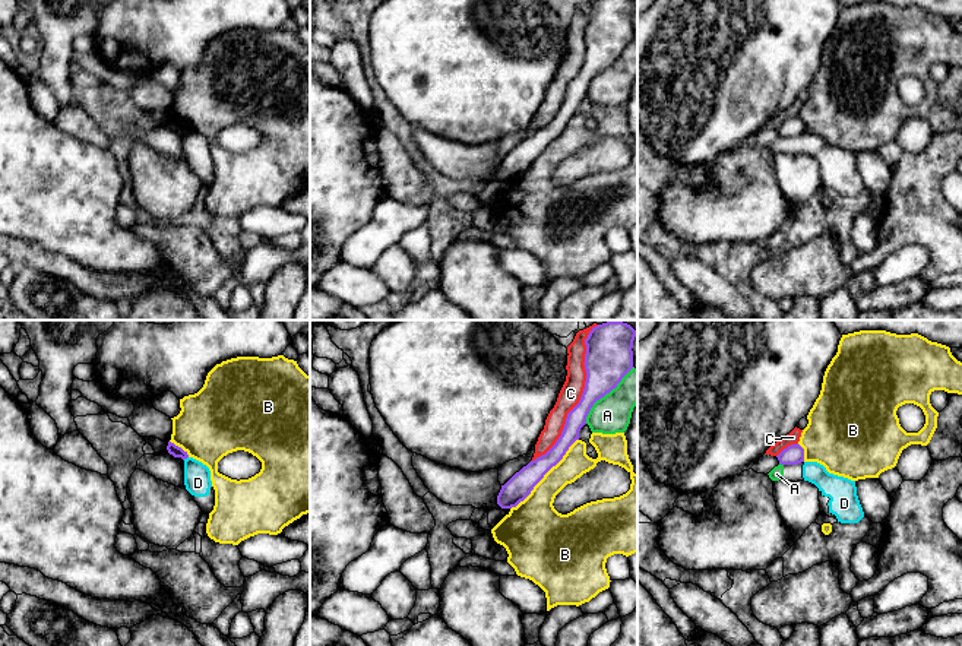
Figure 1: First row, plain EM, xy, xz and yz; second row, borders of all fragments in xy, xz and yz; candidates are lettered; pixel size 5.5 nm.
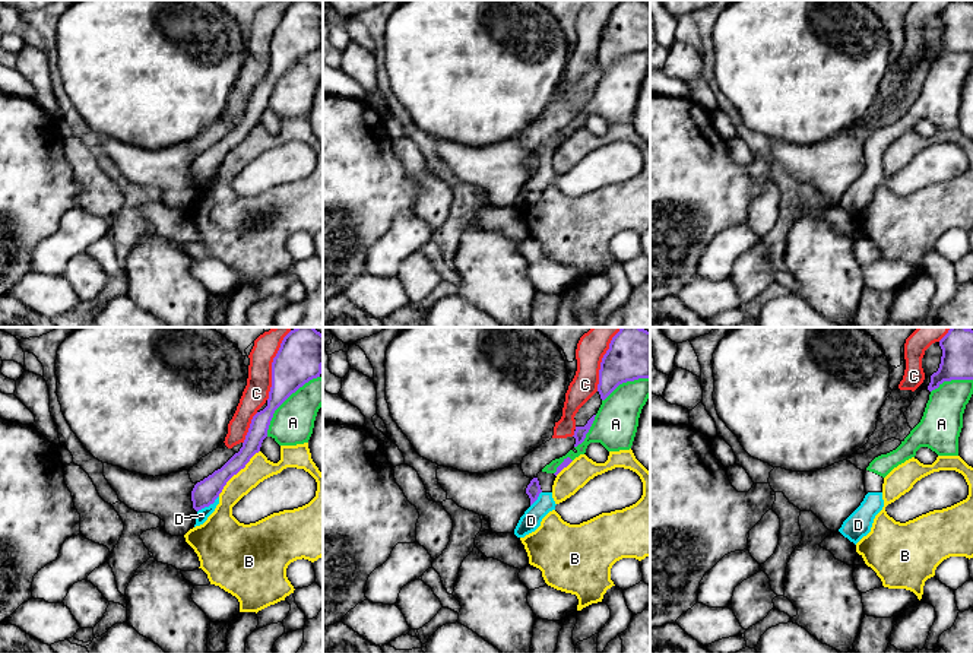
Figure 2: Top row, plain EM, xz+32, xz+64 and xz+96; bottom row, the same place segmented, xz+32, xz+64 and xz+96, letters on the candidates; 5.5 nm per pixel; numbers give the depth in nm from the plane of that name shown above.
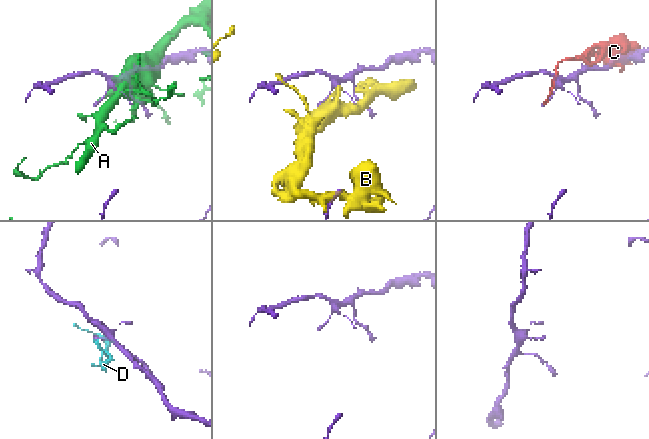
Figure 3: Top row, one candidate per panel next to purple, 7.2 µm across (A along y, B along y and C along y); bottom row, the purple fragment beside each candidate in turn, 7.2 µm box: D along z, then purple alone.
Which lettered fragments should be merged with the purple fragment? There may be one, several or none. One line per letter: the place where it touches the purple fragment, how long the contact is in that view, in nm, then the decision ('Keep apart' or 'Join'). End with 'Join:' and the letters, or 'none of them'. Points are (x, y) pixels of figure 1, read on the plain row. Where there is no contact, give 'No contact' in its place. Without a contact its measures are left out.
A: Touches purple at xz (604, 67). Shared border 420 nm. Keep apart
B: Touches purple at xz (544, 146). Shared border 550 nm. Keep apart
C: Touches purple at xz (581, 70). Shared border 800 nm. Keep apart
D: Touches purple at xy (184, 130). Shared border 40 nm. Keep apart
Join: none of them

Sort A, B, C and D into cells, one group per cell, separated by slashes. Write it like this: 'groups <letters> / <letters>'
groups A D / B / C

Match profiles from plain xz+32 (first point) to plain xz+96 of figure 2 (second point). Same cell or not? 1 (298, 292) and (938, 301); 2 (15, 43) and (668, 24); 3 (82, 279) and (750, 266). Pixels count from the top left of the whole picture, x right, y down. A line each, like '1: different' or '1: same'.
1: same
2: same
3: same

